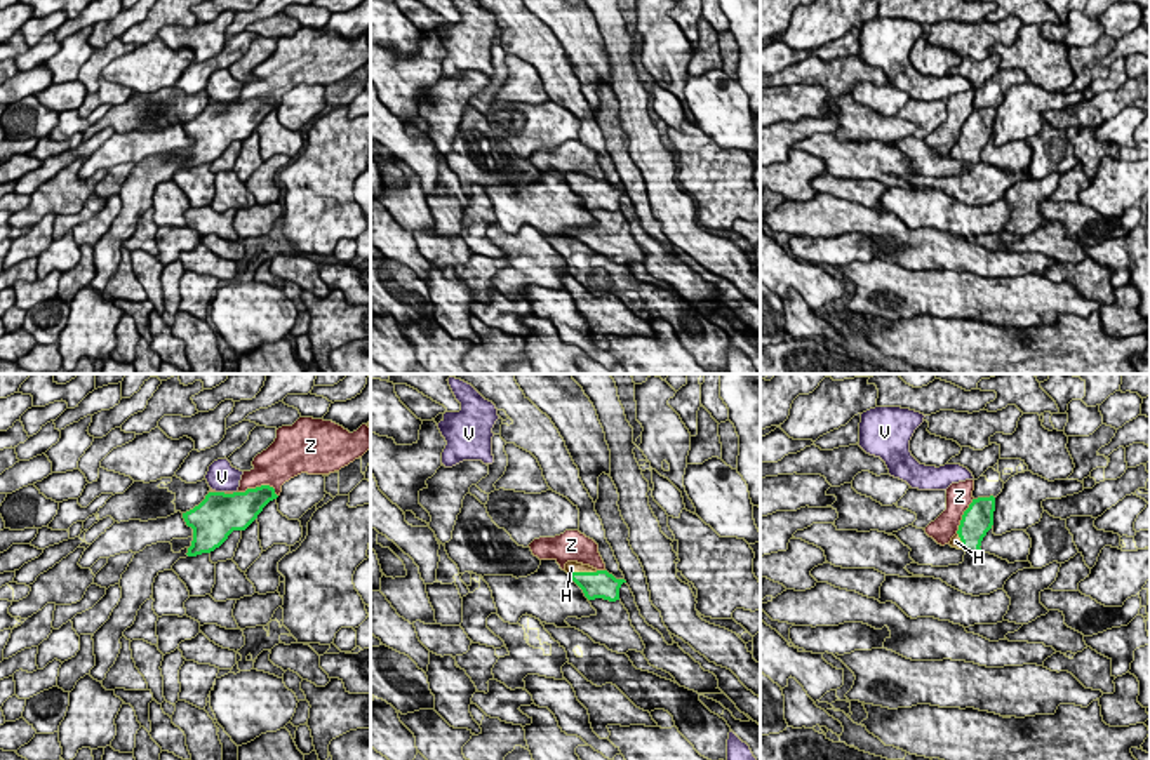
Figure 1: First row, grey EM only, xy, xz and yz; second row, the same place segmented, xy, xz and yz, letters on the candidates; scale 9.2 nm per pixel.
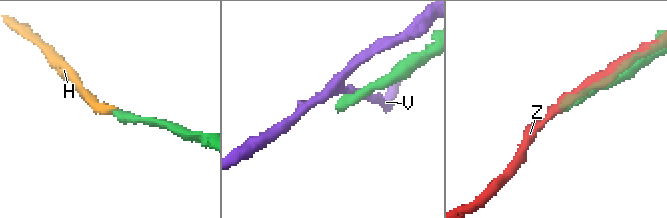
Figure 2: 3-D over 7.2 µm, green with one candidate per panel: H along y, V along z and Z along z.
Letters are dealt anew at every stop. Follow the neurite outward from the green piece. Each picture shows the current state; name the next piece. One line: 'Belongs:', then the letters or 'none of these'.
Belongs: H

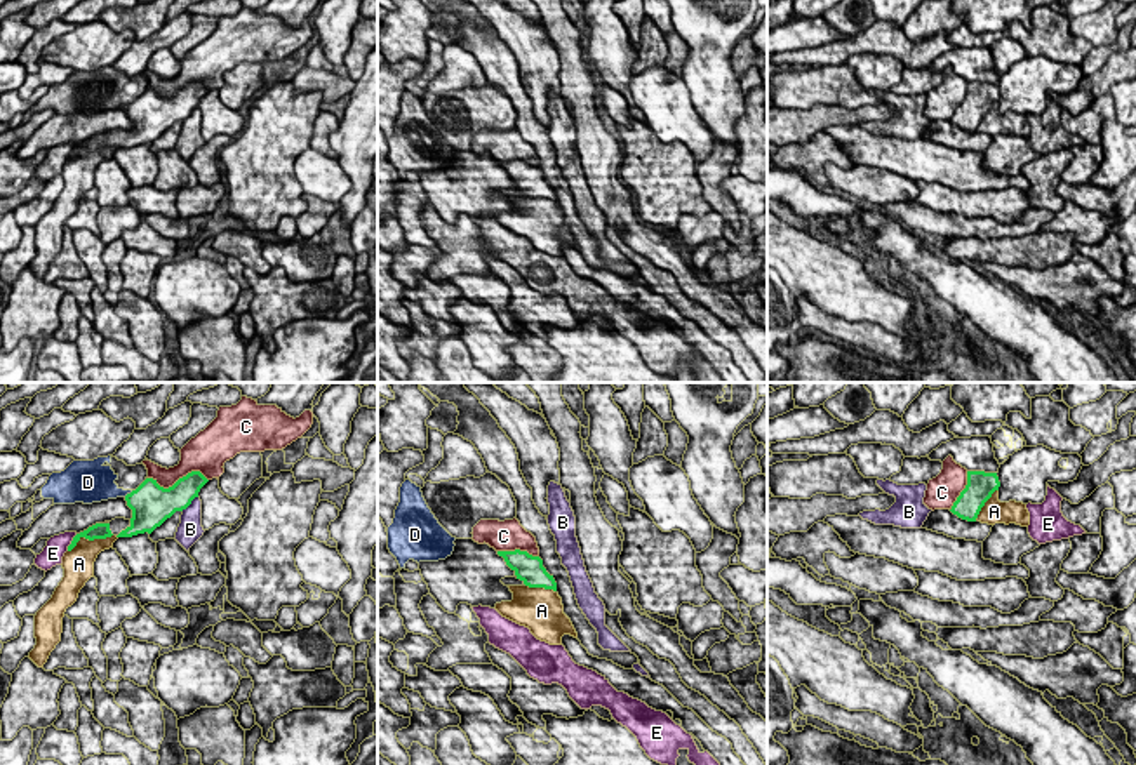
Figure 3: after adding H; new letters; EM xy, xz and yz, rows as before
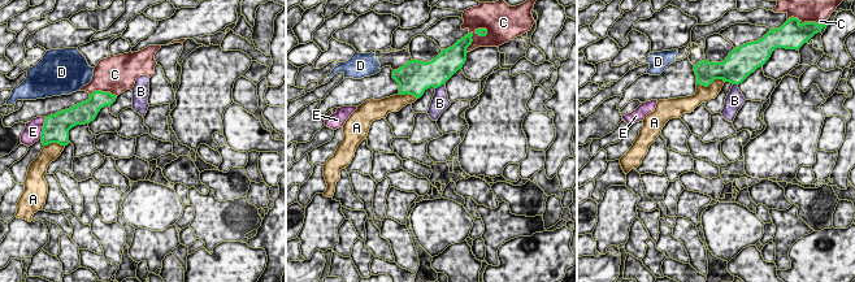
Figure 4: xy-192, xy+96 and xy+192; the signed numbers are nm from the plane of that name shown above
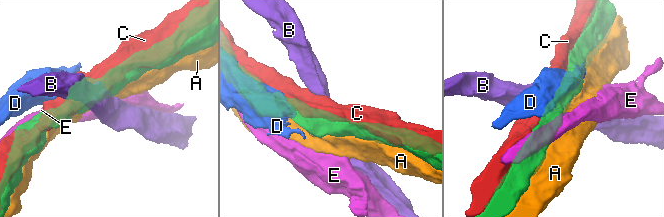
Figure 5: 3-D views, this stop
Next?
Belongs: none of these

